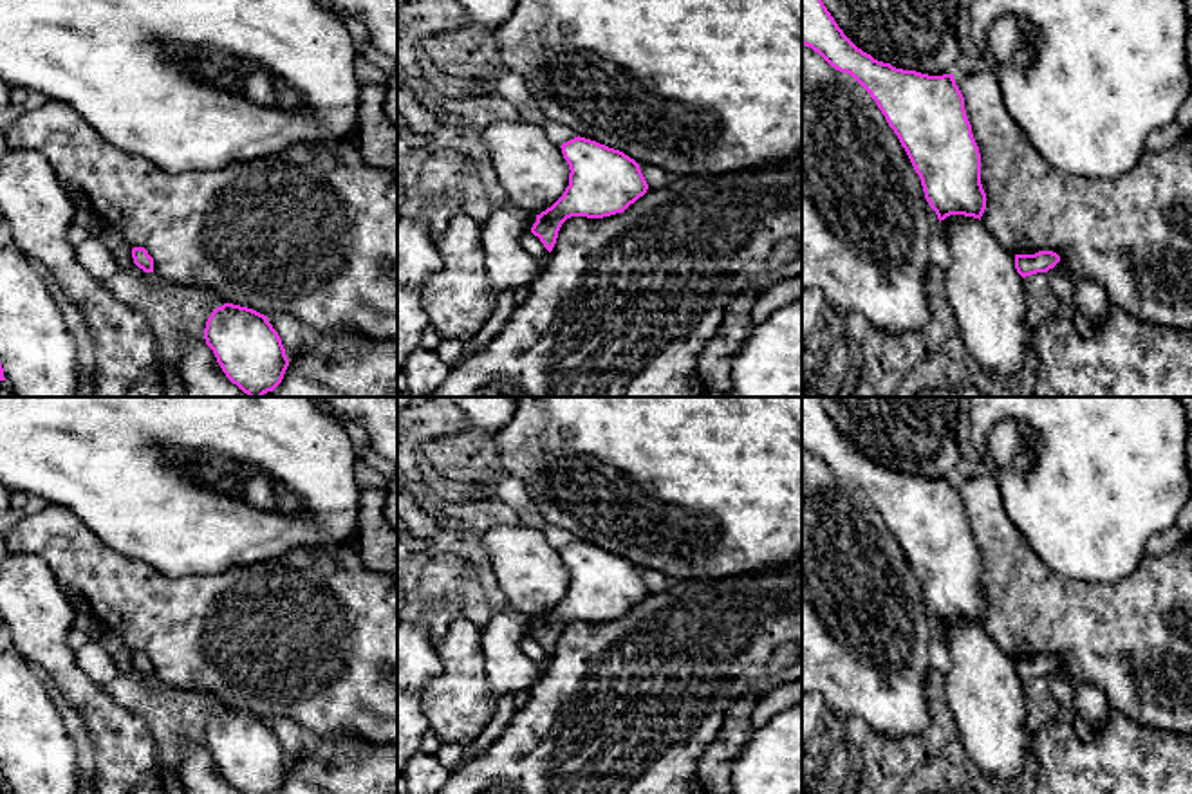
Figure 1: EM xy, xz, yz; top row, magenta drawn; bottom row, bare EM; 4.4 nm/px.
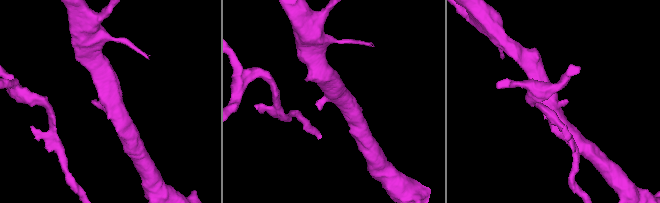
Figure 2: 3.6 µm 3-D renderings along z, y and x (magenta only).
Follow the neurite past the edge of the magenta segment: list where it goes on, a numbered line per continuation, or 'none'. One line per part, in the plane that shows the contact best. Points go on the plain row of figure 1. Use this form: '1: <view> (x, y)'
none

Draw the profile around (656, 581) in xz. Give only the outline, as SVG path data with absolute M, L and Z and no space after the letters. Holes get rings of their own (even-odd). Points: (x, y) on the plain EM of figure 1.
M639 568L639 574L650 594L657 594L668 588L670 579L657 570Z

